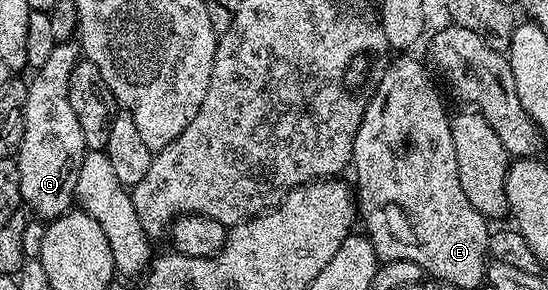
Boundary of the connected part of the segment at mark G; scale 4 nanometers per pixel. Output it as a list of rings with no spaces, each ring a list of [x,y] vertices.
[[[58,42],[55,43],[52,54],[48,54],[48,58],[44,62],[44,66],[40,66],[34,73],[34,77],[29,77],[26,85],[26,105],[24,106],[24,138],[20,142],[16,153],[18,161],[18,169],[20,170],[20,194],[22,195],[22,203],[26,205],[31,213],[34,212],[35,217],[41,218],[43,221],[49,222],[54,220],[57,216],[62,216],[64,213],[71,211],[75,207],[76,197],[74,191],[76,190],[76,178],[80,166],[84,162],[86,153],[88,151],[86,143],[84,142],[84,134],[80,130],[80,122],[76,122],[76,113],[72,111],[72,102],[68,102],[68,82],[72,78],[72,70],[77,66],[80,59],[80,48],[74,42]]]

